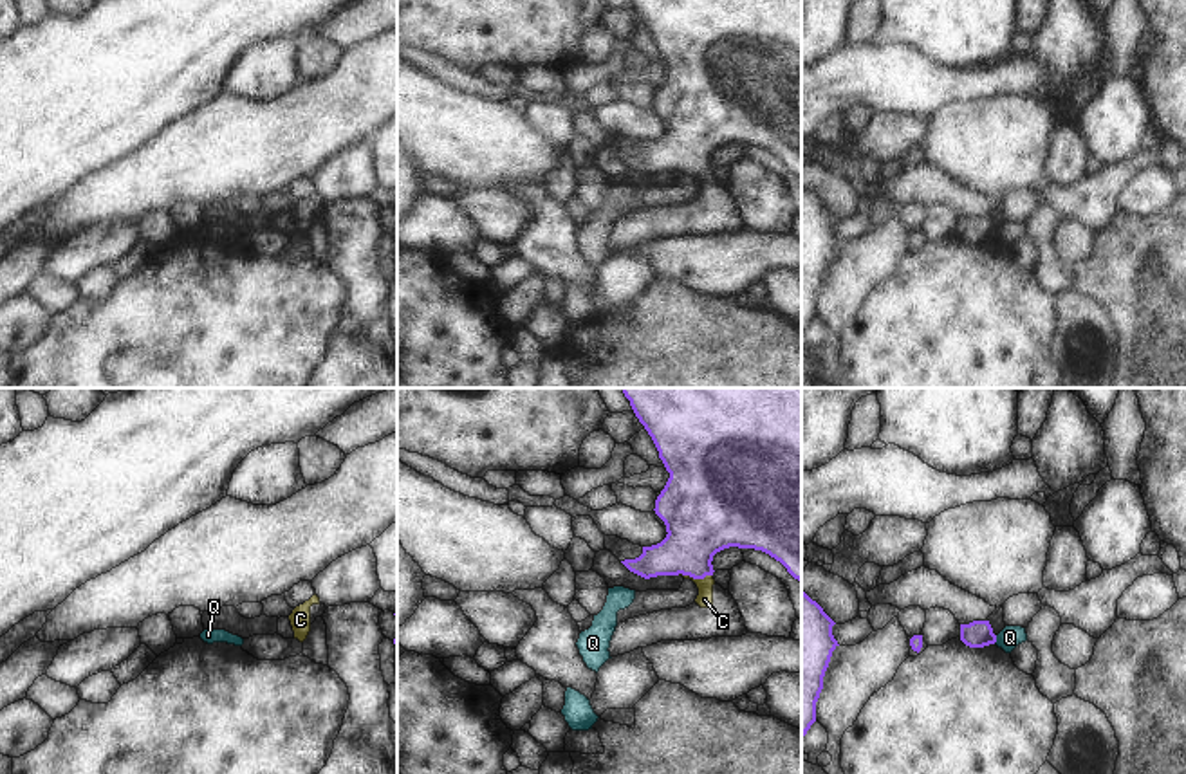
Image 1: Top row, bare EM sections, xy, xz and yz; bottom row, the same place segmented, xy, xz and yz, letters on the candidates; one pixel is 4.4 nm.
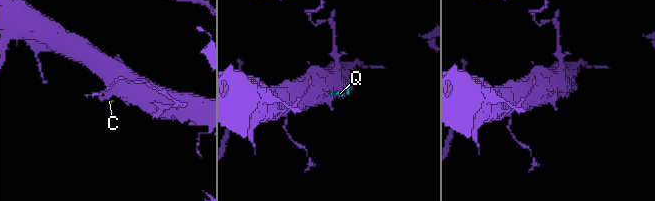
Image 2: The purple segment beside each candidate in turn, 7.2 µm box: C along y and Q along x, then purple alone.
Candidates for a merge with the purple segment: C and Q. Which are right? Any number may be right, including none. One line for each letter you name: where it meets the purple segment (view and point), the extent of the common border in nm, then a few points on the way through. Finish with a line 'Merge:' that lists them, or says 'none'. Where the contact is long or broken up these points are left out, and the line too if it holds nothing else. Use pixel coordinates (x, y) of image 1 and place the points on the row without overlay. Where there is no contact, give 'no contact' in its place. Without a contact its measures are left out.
C: xz (695, 174) | 160 nm | across xz (701, 118), (695, 130), (695, 174), (704, 183), (704, 195)
Merge: C

